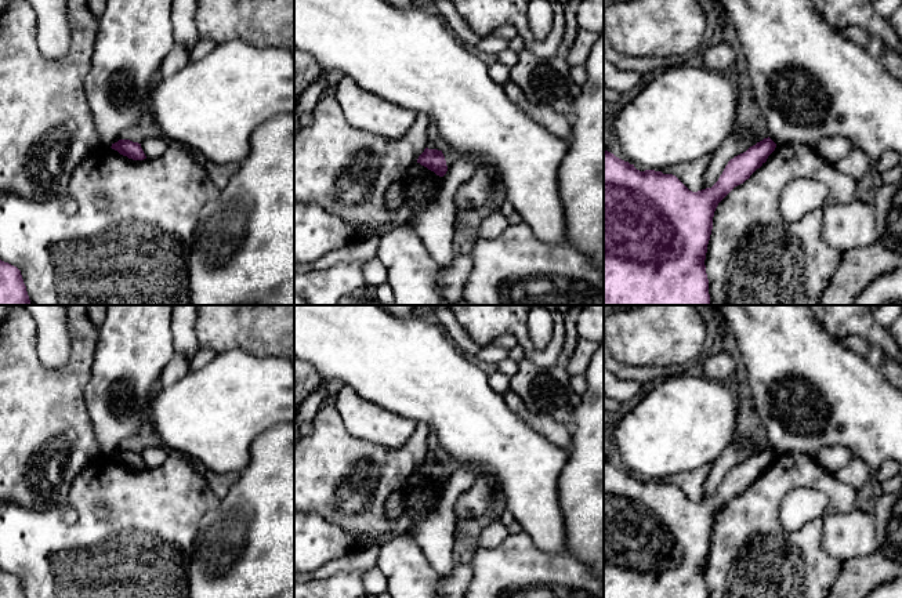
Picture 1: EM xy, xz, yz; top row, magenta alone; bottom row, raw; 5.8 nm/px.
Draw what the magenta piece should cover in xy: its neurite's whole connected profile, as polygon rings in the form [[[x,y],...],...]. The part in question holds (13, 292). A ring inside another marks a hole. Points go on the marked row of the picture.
[[[0,260],[0,305],[29,305],[21,271]]]

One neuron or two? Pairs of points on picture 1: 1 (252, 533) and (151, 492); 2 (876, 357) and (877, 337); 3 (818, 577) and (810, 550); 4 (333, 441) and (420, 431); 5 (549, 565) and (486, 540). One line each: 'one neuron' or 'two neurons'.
1: two neurons
2: two neurons
3: one neuron
4: one neuron
5: two neurons

